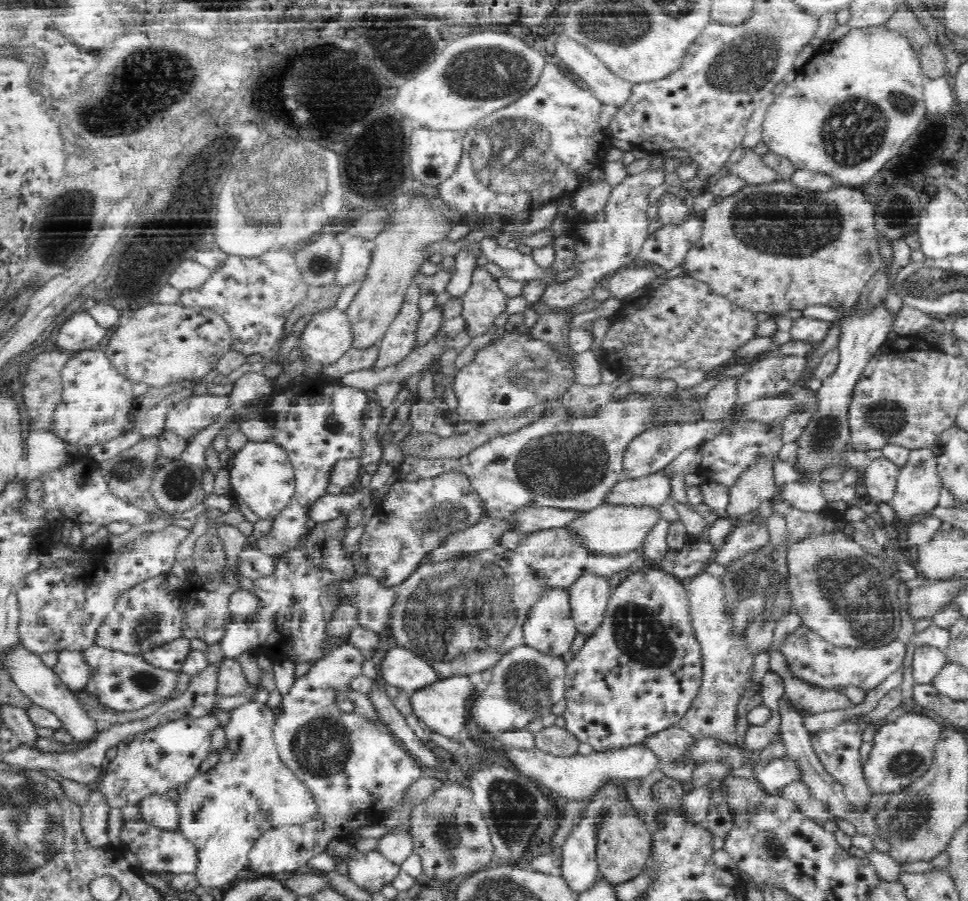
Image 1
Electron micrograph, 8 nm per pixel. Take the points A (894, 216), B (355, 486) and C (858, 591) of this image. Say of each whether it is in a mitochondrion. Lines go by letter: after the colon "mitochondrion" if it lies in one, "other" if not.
A: mitochondrion
B: other
C: mitochondrion

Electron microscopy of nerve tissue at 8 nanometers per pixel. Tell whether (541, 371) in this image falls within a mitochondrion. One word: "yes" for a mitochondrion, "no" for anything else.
yes

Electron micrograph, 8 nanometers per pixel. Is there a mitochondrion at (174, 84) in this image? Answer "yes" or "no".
yes

